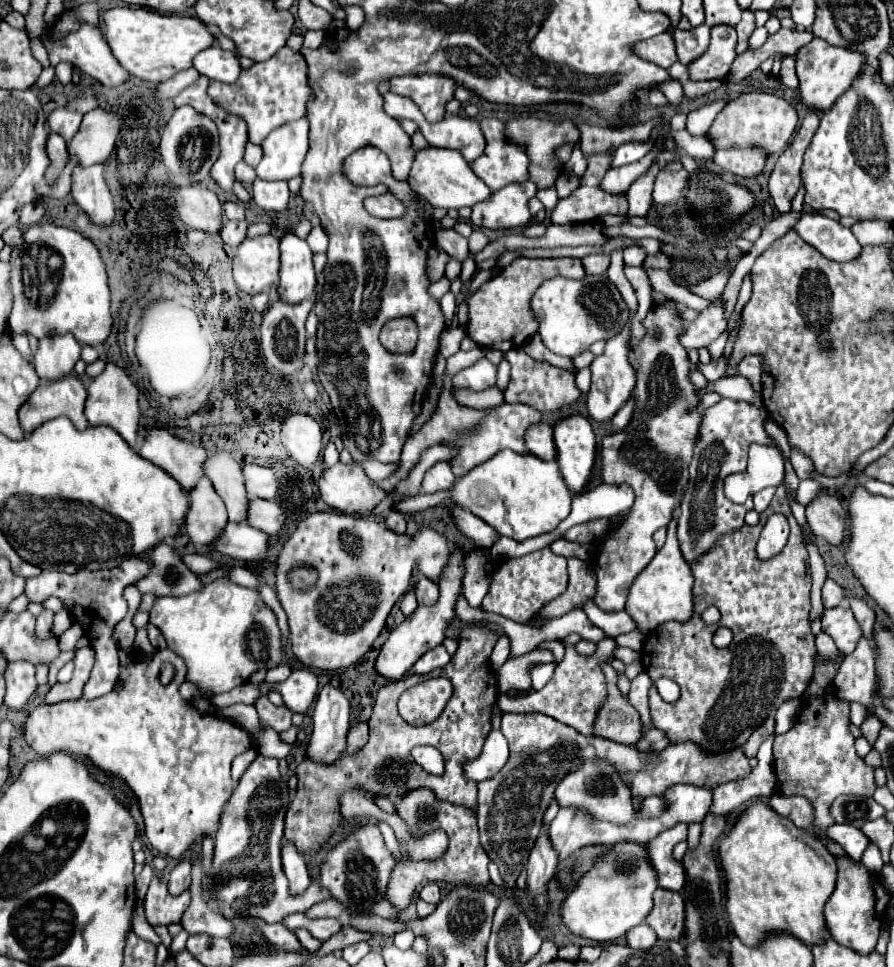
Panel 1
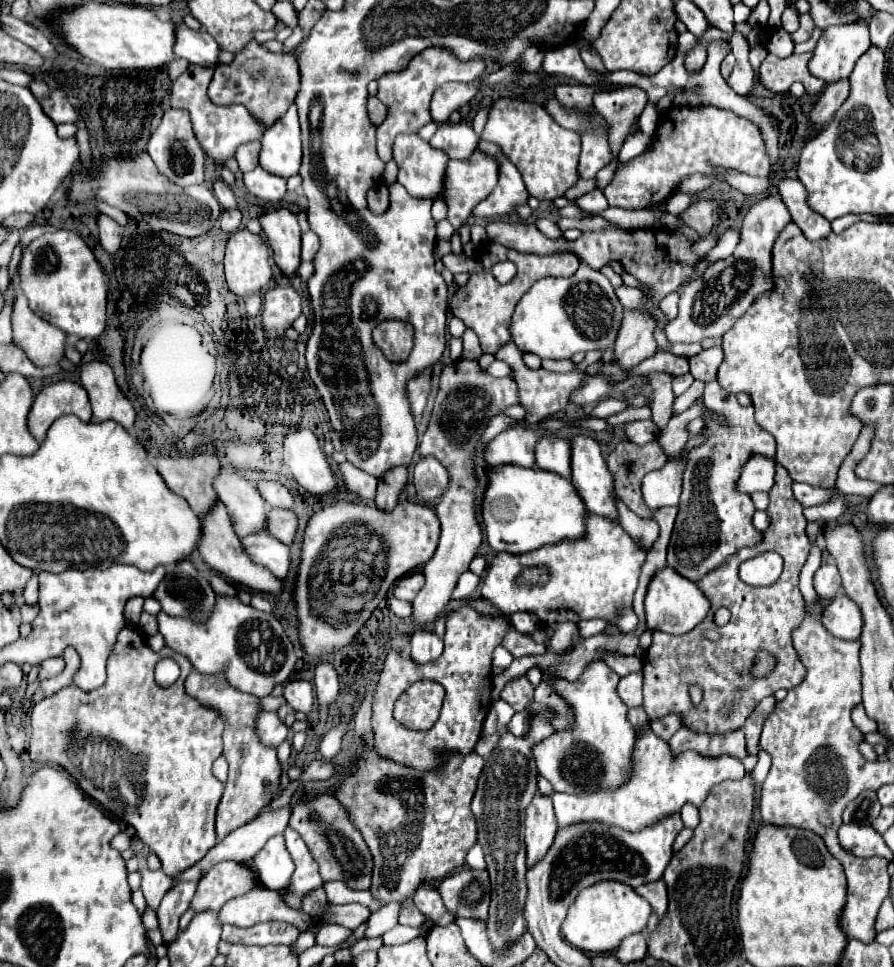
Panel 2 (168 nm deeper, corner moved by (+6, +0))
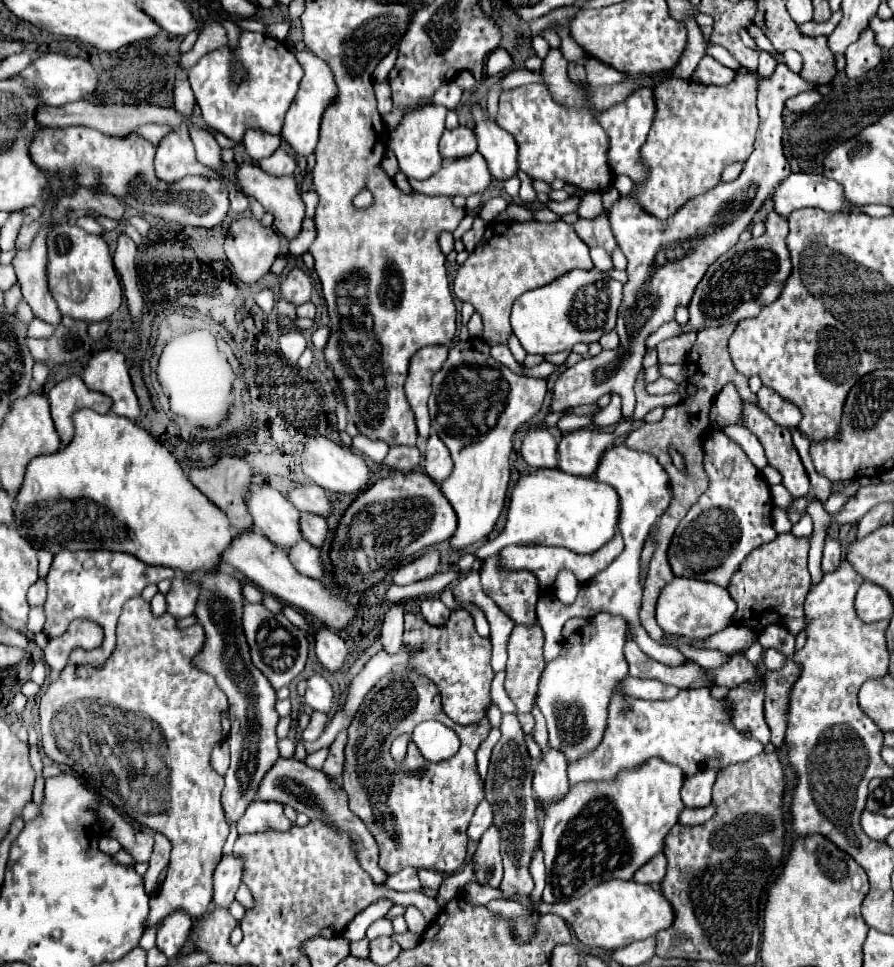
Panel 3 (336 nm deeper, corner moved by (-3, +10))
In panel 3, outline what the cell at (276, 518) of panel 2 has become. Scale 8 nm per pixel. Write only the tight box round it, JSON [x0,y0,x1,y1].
[301,514,329,546]

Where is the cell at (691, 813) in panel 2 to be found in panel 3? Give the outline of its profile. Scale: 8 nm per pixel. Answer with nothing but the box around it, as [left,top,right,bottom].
[681,772,717,808]

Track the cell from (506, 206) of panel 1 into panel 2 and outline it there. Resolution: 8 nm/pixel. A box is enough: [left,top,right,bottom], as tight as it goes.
[472,140,530,220]

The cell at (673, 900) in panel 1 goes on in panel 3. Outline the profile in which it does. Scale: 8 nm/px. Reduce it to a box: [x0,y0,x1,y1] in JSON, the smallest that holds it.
[633,854,667,884]

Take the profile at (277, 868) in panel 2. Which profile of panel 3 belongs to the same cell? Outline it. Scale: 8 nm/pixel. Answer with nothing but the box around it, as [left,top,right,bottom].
[237,800,291,834]

